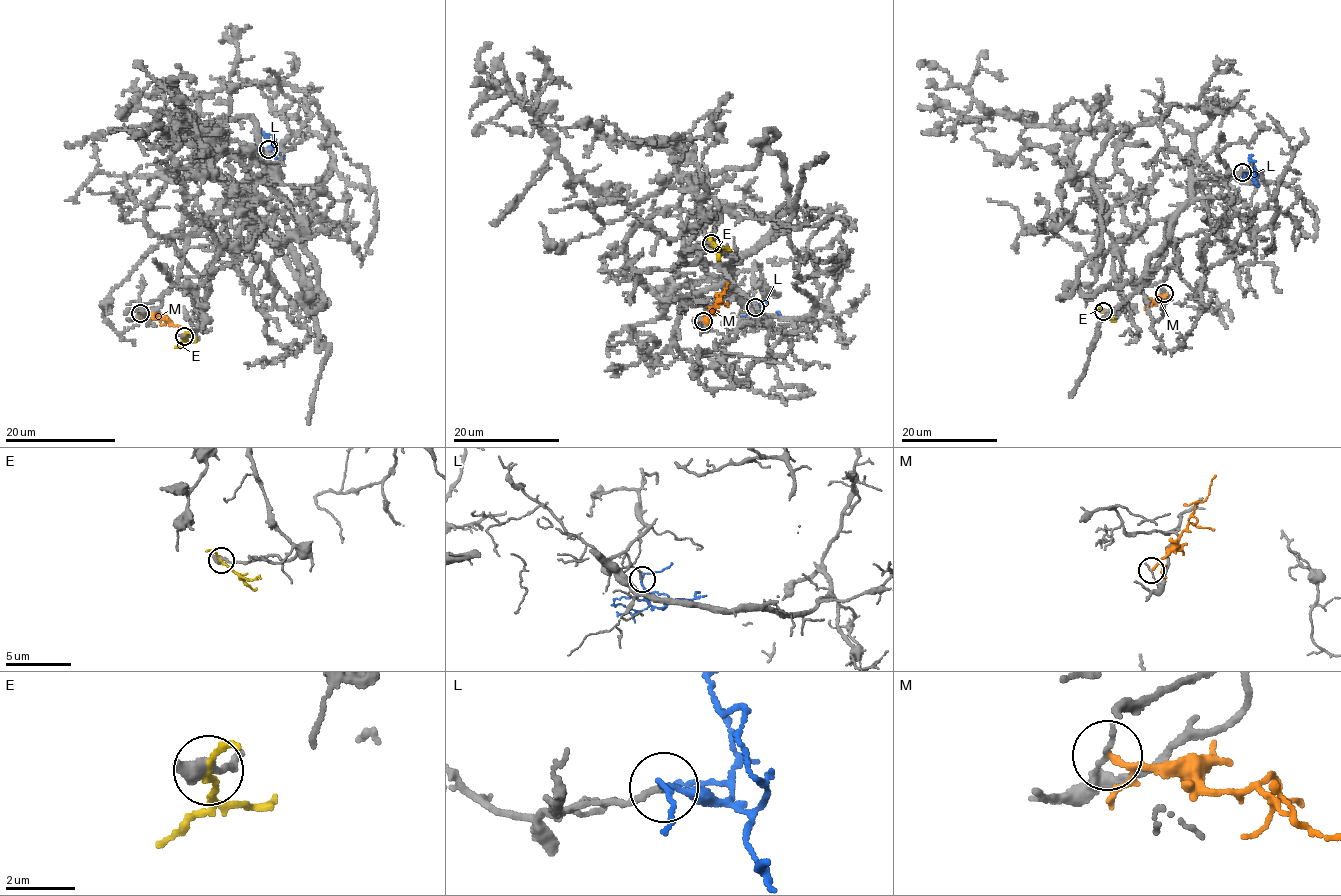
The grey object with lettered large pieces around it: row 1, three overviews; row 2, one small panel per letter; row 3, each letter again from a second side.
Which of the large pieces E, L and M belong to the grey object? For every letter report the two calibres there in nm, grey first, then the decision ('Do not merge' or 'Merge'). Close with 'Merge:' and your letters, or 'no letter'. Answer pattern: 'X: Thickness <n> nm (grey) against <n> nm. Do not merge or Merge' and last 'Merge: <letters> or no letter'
E: Thickness 480 nm (grey) against 160 nm. Do not merge
L: Thickness 140 nm (grey) against 140 nm. Merge
M: Thickness 140 nm (grey) against 120 nm. Do not merge
Merge: L

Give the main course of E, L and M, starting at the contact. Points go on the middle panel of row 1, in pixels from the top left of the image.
E: (711, 243), (718, 250), (717, 260)
L: (755, 307), (755, 315), (763, 318), (765, 314), (760, 312), (745, 317)
M: (703, 321), (726, 292), (729, 283)

